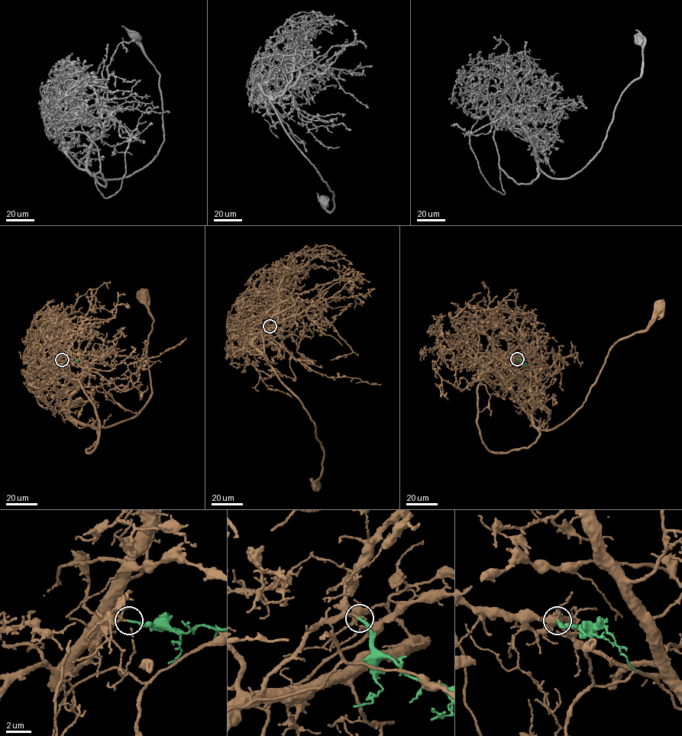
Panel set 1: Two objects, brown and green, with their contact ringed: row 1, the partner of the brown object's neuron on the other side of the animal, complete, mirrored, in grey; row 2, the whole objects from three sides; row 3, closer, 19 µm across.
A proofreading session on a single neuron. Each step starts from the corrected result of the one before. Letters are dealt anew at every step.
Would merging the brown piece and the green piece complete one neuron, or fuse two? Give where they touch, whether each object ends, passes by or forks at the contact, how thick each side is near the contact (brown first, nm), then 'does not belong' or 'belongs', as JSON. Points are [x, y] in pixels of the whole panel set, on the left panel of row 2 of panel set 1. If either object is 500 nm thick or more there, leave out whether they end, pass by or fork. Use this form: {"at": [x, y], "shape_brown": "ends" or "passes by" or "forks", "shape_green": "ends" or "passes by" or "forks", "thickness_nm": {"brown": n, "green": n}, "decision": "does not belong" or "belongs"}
{"at": [62, 359], "shape_brown": "passes by", "shape_green": "ends", "thickness_nm": {"brown": 150, "green": 200}, "decision": "belongs"}

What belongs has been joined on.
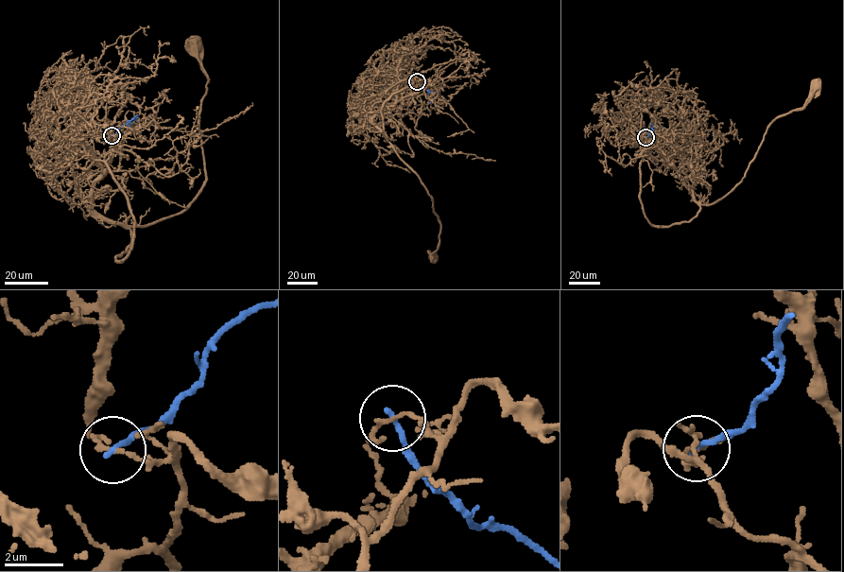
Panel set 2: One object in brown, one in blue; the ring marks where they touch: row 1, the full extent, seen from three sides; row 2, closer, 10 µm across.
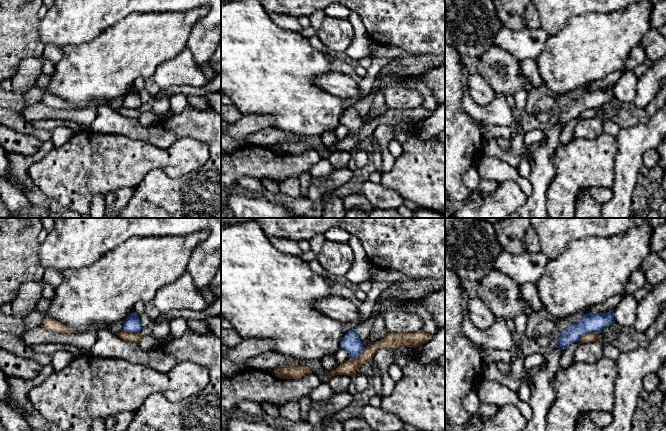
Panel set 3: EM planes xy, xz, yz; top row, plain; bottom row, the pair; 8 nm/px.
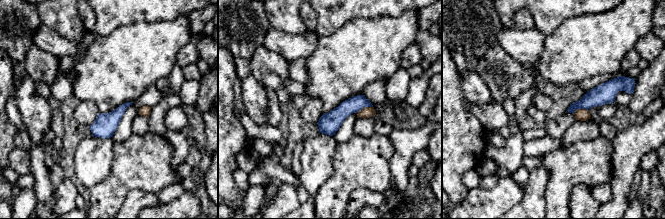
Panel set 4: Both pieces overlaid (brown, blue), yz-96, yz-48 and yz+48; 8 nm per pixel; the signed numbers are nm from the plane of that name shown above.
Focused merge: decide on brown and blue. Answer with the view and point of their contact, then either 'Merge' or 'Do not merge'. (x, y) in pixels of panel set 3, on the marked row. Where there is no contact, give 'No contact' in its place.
Touches brown at yz (587, 333). Do not merge

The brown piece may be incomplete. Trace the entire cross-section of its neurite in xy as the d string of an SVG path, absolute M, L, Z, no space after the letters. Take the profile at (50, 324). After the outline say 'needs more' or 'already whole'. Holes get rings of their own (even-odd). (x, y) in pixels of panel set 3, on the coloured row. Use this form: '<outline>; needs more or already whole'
M46 318L43 321L42 326L46 328L47 330L50 330L55 333L76 333L71 328L67 327L66 325L52 319L52 318Z; already whole

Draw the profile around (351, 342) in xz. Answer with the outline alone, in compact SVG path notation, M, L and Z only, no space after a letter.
M354 329L348 331L343 337L340 347L345 349L349 353L349 359L357 358L361 355L364 346L362 341L354 331Z

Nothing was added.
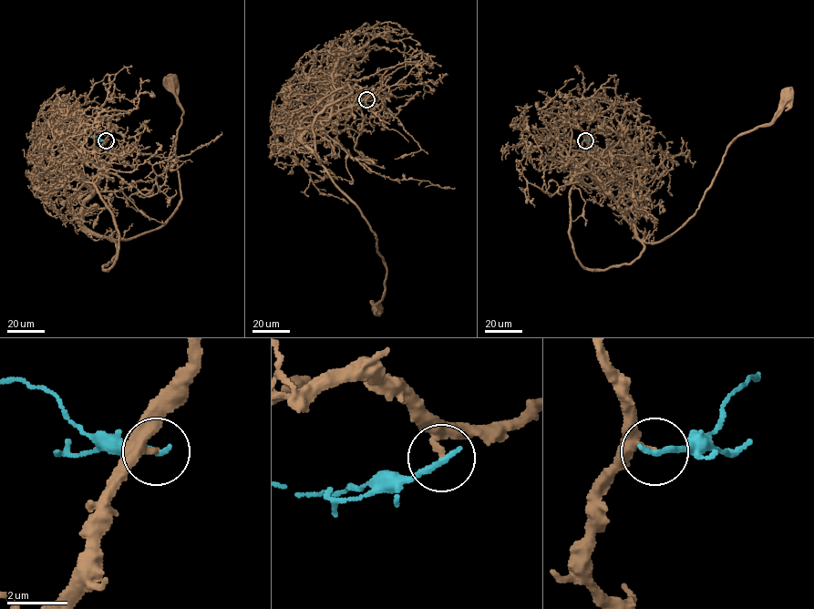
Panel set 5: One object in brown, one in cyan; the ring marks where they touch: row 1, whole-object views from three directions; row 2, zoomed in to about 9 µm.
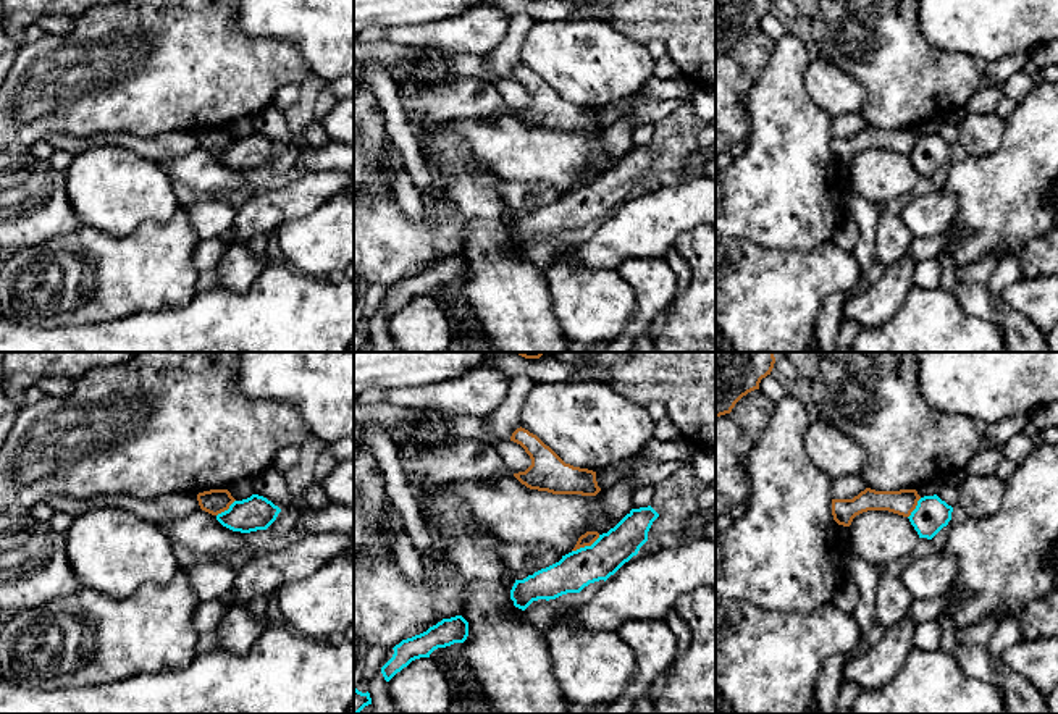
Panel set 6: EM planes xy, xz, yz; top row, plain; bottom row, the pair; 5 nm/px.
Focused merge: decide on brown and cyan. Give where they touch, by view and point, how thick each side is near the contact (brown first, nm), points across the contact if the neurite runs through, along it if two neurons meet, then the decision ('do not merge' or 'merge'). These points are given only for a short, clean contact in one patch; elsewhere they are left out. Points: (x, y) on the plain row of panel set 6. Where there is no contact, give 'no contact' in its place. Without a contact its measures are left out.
meets brown in xz at (585, 183); 70 nm thick on the brown side, 190 nm on the other; border along xz (600, 173), (590, 183), (572, 189); do not merge

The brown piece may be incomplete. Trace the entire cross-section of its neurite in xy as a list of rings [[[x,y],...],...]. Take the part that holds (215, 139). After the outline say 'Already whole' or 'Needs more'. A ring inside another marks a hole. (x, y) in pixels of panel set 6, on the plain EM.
[[[210,128],[197,132],[197,139],[202,149],[218,153],[229,147],[236,139],[228,128]]]. Already whole

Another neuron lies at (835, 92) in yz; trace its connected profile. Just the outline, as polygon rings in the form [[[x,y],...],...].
[[[821,57],[809,63],[806,90],[811,100],[832,118],[861,111],[866,102],[863,82]]]

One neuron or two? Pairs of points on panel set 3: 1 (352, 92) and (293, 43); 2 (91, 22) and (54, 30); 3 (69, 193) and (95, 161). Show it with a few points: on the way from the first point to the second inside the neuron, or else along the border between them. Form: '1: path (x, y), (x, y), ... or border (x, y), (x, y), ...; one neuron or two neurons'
1: border (328, 70), (315, 81), (323, 89), (333, 94); two neurons
2: path (82, 22), (66, 22), (63, 24); one neuron
3: path (74, 185), (74, 182), (87, 169); one neuron

